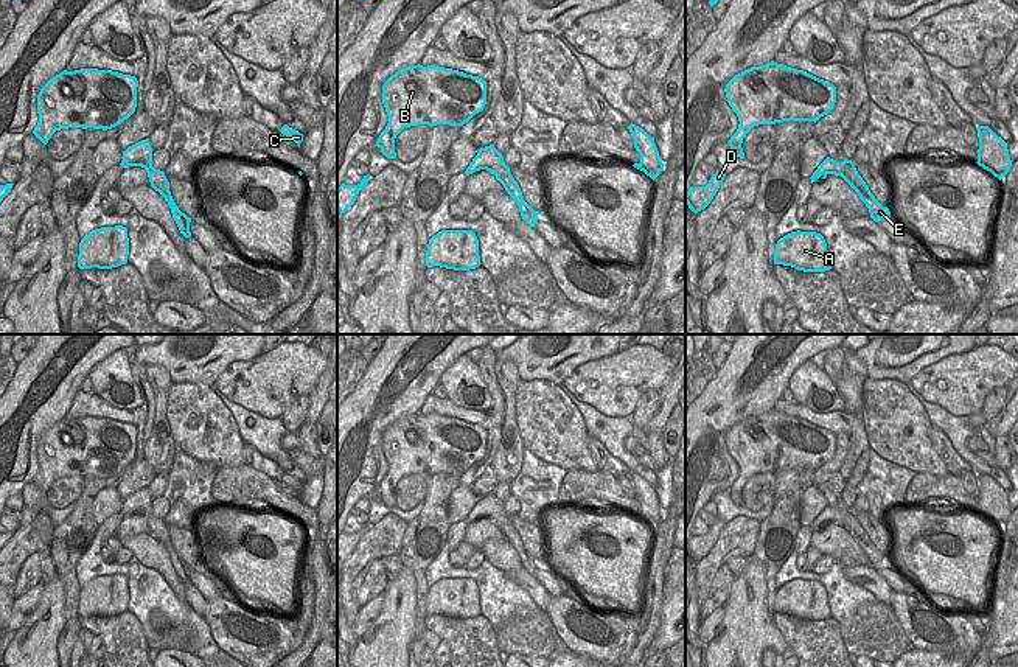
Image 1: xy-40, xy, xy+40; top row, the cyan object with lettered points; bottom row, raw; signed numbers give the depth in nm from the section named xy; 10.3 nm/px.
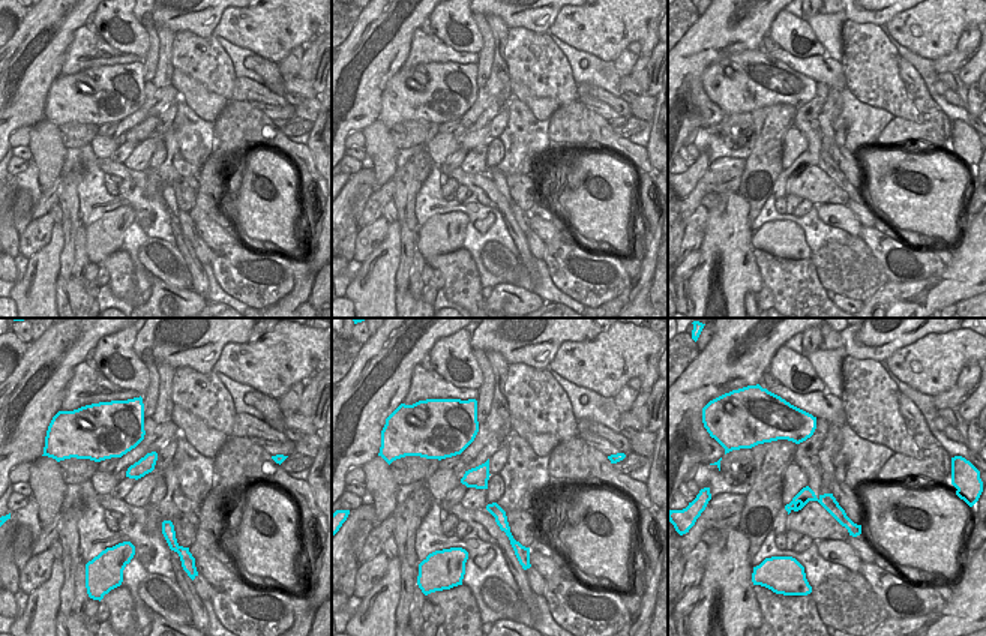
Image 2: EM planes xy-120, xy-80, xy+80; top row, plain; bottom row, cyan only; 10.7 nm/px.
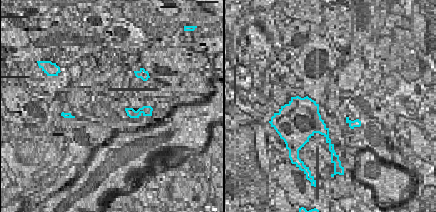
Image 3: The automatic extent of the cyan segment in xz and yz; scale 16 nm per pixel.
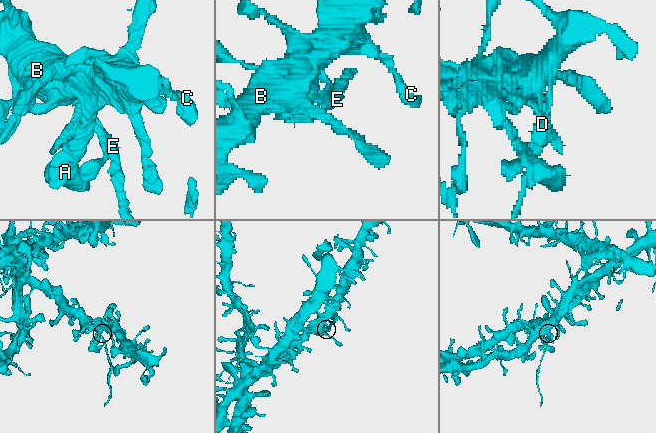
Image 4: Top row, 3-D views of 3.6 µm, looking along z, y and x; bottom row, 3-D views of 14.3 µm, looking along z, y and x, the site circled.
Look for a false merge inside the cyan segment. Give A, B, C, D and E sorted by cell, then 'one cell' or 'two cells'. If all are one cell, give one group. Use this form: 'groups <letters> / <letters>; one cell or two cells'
groups A B C D / E; two cells

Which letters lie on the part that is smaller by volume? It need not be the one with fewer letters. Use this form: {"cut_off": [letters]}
{"cut_off": ["E"]}

